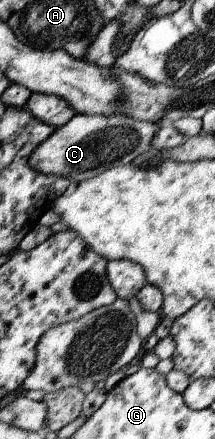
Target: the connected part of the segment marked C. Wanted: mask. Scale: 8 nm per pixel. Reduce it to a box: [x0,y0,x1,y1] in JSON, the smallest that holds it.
[30,113,161,184]

